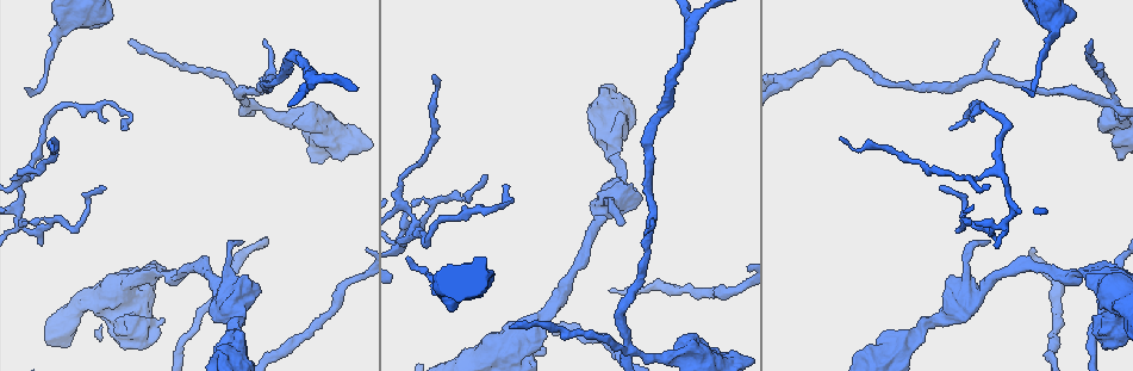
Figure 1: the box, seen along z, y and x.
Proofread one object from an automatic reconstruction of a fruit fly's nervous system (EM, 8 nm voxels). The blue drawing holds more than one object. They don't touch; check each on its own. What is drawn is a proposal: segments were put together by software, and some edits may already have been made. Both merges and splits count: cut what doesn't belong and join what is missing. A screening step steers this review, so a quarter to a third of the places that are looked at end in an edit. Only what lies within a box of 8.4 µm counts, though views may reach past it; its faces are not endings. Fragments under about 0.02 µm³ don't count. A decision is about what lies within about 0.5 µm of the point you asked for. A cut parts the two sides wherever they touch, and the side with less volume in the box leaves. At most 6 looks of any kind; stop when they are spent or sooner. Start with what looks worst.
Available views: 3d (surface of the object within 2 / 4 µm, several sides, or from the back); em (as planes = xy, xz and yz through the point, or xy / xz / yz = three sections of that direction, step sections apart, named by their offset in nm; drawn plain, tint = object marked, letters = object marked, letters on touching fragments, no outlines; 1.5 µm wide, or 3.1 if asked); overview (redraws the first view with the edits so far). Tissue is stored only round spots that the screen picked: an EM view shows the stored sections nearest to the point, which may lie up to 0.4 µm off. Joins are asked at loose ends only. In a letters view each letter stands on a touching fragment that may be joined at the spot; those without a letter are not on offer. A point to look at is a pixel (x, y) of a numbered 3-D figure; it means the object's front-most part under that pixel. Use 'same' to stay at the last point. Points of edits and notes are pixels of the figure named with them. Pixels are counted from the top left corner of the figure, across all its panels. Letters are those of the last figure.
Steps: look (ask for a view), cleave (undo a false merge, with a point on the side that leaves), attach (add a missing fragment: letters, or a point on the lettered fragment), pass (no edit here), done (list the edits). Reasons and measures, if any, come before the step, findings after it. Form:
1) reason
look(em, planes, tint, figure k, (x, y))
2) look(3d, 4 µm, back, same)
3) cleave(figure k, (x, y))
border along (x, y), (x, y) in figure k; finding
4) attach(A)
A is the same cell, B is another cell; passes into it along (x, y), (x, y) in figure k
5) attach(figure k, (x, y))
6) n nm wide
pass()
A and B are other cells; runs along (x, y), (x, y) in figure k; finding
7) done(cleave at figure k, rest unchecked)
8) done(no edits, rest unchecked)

narrows sharply
look(em, planes, tint, figure 1, (250, 106))

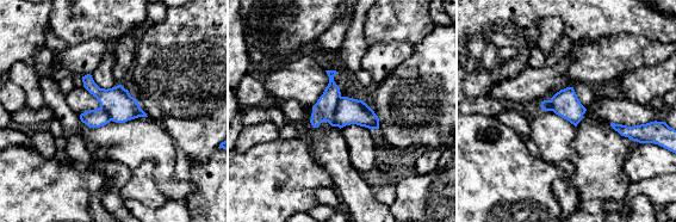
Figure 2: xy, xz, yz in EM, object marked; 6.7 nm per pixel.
look(em, planes, letters, same)

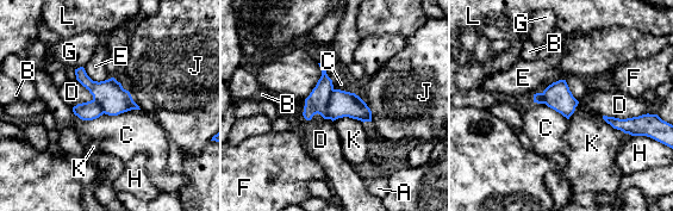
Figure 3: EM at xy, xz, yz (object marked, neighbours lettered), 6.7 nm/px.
cleave(figure 3, (317, 101))
A, B, C, D, E, F, G, H, J, K and L are other cells; border along (332, 88), (326, 109), (329, 118) in figure 3; a second neuron is stuck on

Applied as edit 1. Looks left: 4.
see it whole again
look(overview)

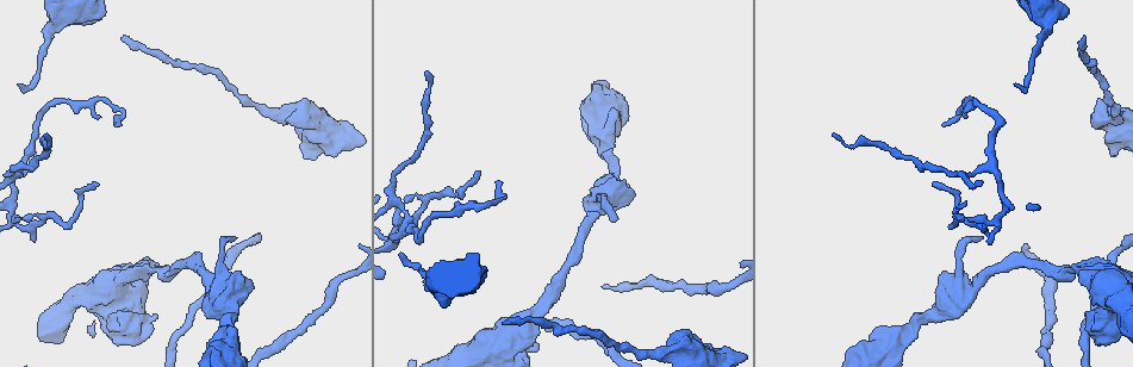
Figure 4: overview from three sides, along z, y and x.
free end
look(em, planes, letters, figure 4, (253, 286))

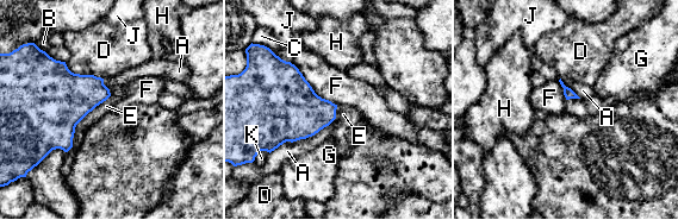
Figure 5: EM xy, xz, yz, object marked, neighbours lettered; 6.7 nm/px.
pass()
A, B, C, D, E, F, G, H, J and K are other cells; border along (335, 118), (269, 154) in figure 5; none of them fits

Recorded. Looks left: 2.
done(cleave at figure 3, rest unchecked)

